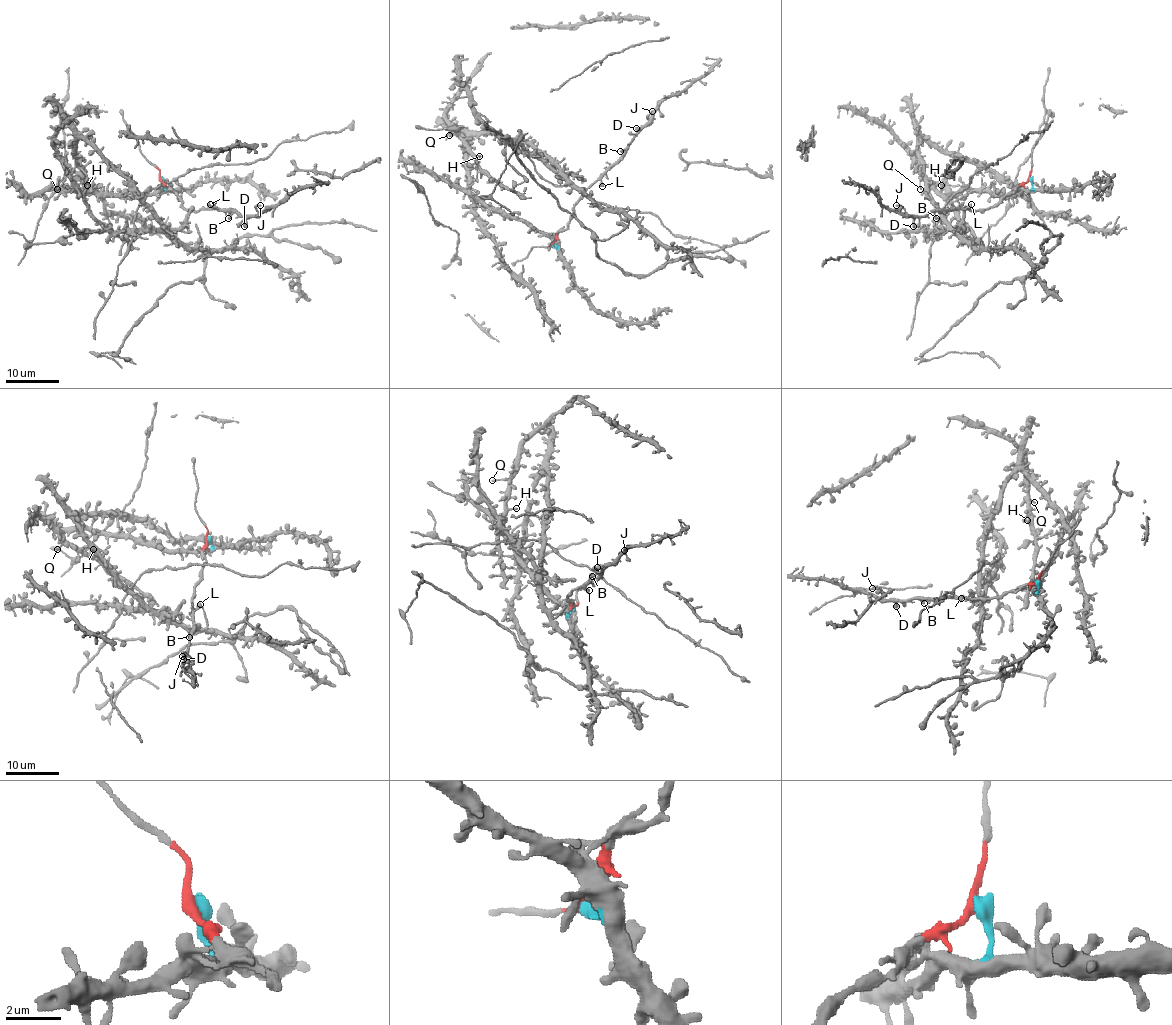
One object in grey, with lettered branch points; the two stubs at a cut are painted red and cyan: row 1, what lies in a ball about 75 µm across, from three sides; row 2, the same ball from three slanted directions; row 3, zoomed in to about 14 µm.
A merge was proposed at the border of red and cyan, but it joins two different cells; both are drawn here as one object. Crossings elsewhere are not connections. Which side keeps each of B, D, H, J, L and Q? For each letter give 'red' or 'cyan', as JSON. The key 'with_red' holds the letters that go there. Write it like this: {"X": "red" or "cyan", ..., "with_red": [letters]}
{"B": "red", "D": "red", "H": "cyan", "J": "red", "L": "red", "Q": "cyan", "with_red": ["B", "D", "J", "L"]}

